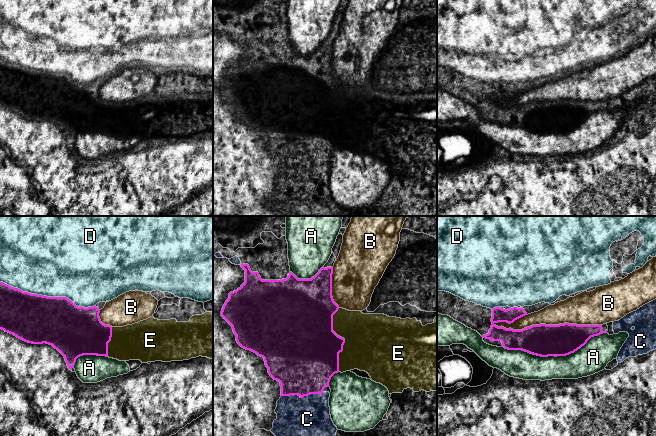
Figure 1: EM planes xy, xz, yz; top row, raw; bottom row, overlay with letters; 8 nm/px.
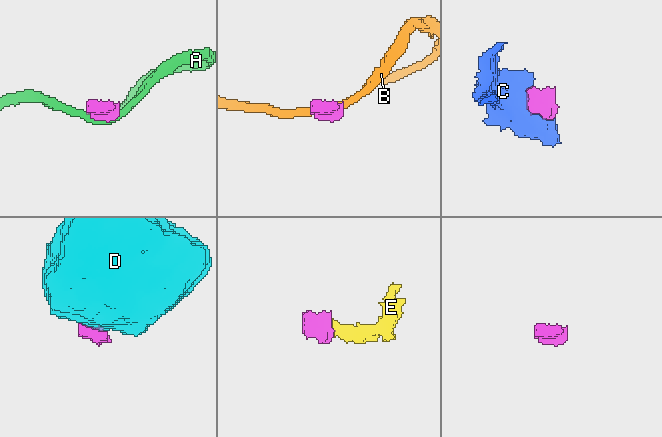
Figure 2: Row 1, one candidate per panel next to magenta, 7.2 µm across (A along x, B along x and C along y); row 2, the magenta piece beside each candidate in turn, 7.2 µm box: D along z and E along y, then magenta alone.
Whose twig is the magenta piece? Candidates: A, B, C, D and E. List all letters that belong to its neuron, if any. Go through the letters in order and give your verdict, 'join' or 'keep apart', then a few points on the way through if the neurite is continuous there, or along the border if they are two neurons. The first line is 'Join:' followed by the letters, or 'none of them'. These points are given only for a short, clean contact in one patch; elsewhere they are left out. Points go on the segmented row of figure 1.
Join: C, E
A: keep apart
B: keep apart
C: join
D: keep apart
E: join

